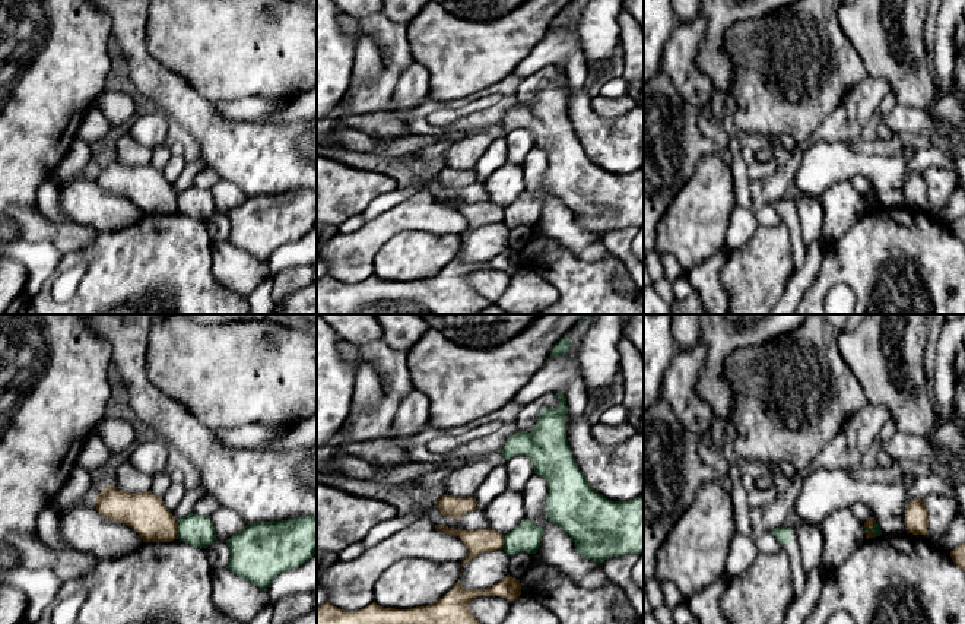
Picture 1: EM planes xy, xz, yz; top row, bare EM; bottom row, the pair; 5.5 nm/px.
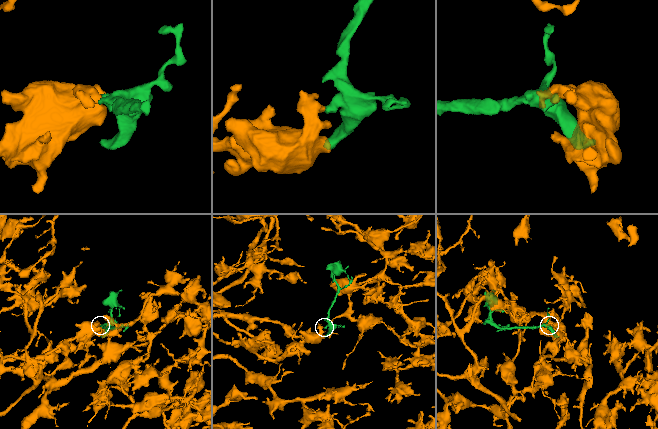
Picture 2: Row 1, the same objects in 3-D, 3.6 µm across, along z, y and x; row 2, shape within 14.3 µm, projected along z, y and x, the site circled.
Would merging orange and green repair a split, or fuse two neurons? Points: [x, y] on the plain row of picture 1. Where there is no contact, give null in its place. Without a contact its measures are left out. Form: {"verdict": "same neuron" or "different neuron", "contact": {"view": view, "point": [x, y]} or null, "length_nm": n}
{"verdict": "different neuron", "contact": {"view": "xy", "point": [175, 202]}, "length_nm": 110}

